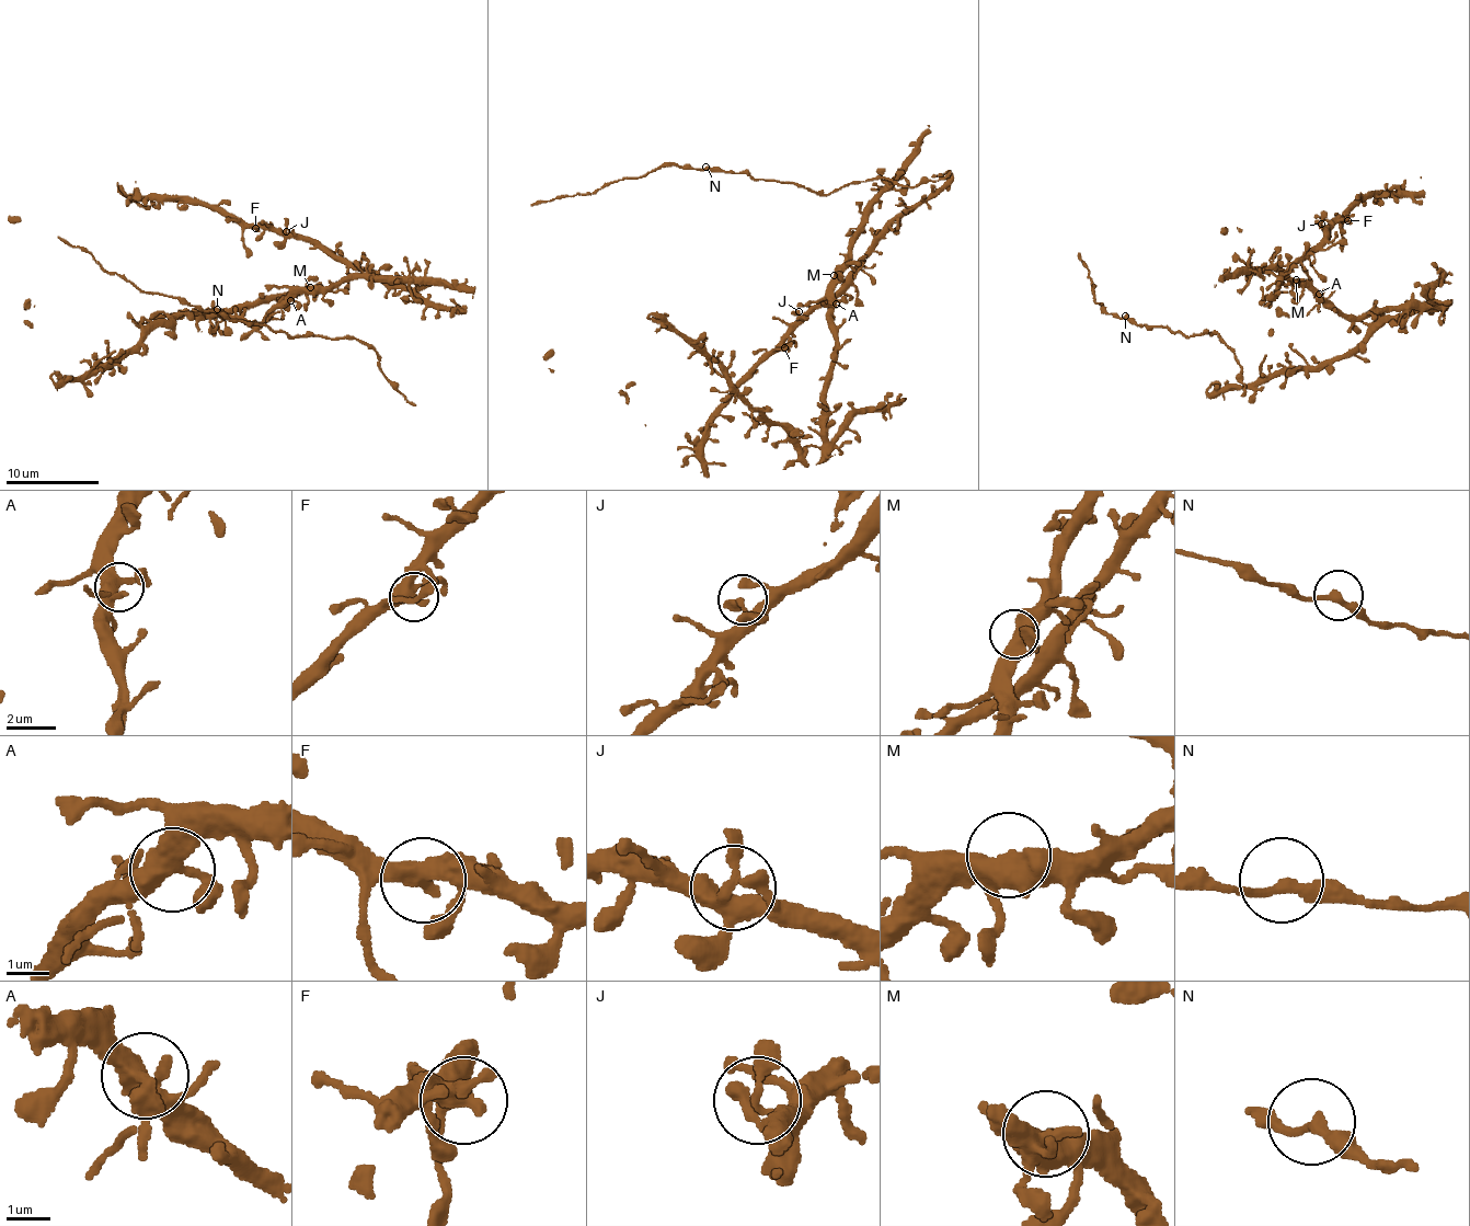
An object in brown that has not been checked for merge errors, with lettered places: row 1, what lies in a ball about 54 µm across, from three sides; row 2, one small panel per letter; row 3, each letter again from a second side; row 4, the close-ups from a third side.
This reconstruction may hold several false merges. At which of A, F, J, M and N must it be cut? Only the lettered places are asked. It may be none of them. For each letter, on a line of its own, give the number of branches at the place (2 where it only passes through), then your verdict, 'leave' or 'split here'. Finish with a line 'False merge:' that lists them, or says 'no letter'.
A: branches 3; leave
F: branches 3; leave
J: branches 2; leave
M: branches 3; leave
N: branches 2; leave
False merge: no letter

